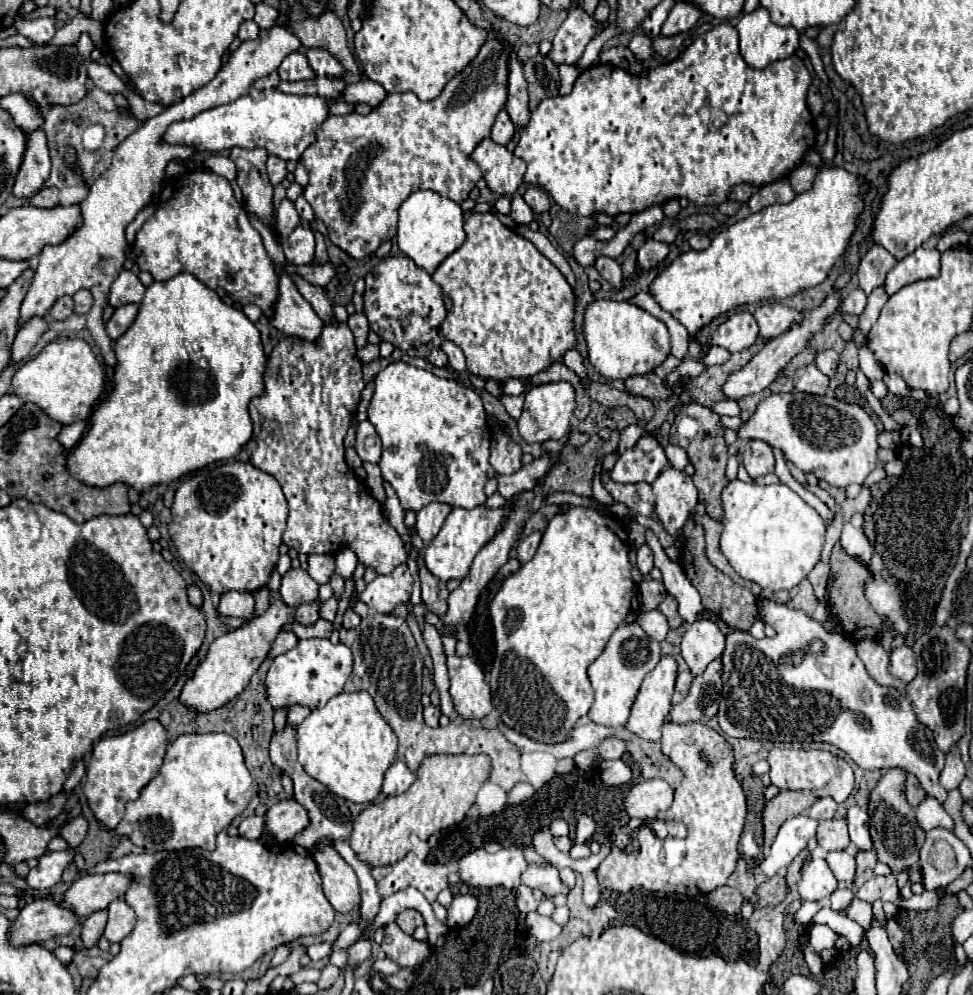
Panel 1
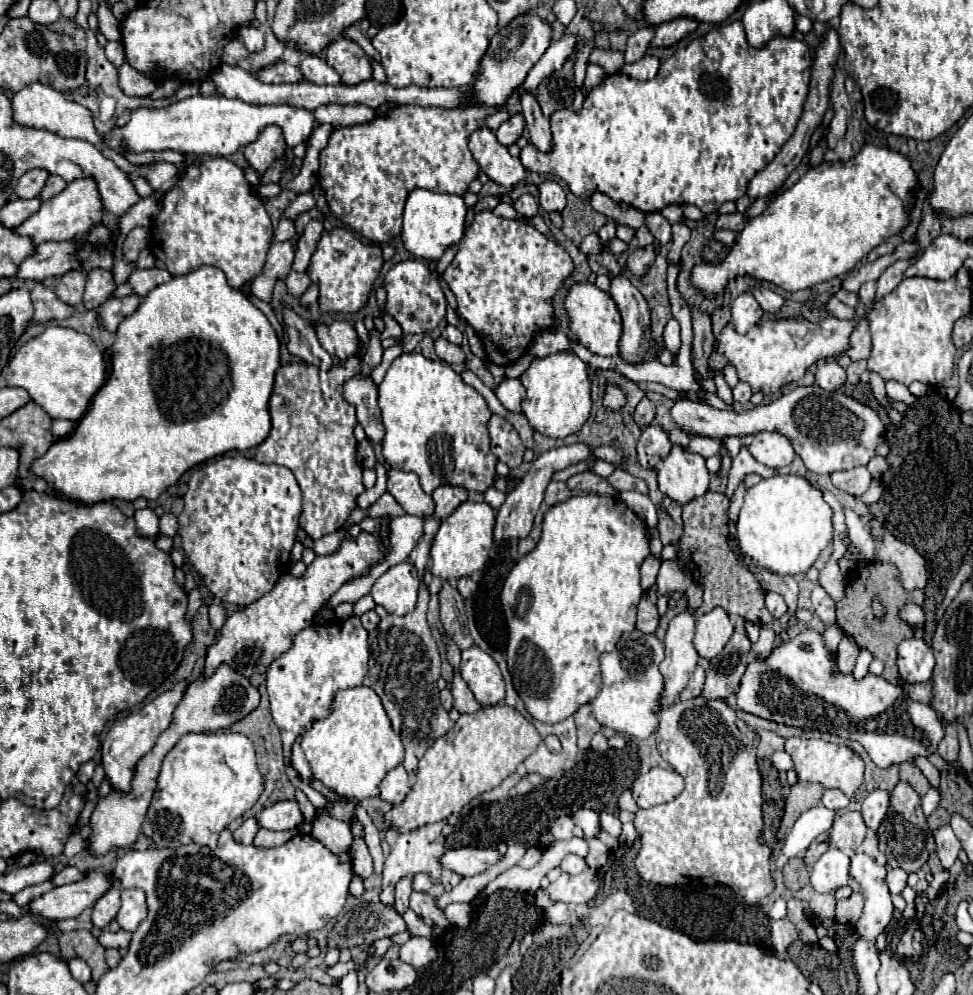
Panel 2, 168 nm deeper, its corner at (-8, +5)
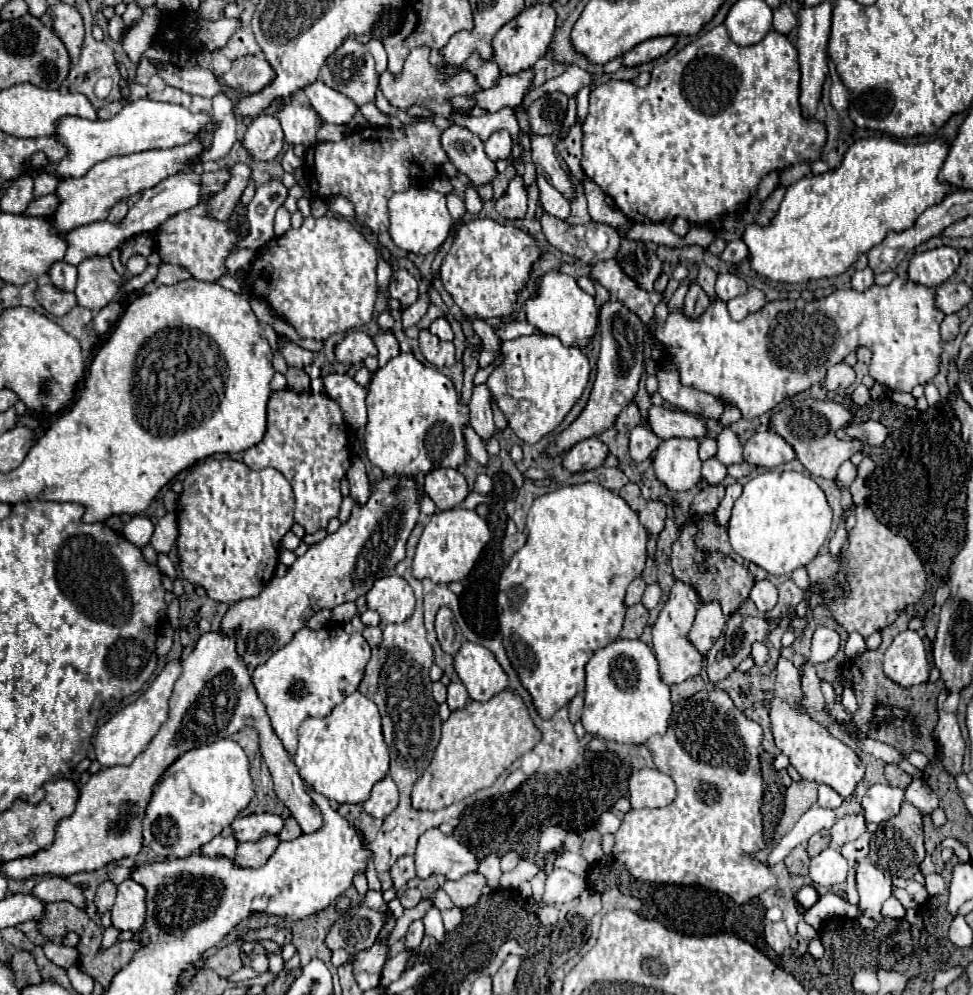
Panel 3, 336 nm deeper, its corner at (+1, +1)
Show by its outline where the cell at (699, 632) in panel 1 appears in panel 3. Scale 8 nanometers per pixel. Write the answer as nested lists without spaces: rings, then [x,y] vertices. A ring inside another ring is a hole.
[[[716,601],[714,603],[704,603],[696,613],[692,629],[688,631],[690,643],[702,655],[706,655],[710,651],[710,647],[714,645],[714,641],[722,635],[724,623],[726,623],[726,617],[722,615],[720,605]]]

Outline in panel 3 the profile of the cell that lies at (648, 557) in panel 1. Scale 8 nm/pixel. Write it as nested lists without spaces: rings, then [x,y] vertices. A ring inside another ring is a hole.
[[[636,577],[636,579],[634,579],[630,585],[628,585],[628,591],[626,591],[626,605],[630,607],[630,605],[640,603],[644,589],[646,589],[644,579],[642,579],[642,577]]]

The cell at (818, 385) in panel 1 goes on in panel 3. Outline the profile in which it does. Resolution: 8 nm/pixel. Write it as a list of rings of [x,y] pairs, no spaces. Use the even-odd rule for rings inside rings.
[[[836,363],[826,371],[826,377],[822,381],[822,387],[826,391],[840,391],[840,389],[848,389],[854,383],[856,375],[854,369],[846,363]]]

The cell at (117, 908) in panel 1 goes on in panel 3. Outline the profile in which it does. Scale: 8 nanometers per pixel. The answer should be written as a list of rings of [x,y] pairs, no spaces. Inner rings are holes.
[[[126,879],[118,885],[118,895],[116,895],[116,903],[112,907],[112,925],[120,931],[132,931],[138,933],[142,923],[144,923],[144,913],[146,913],[146,905],[144,905],[144,887],[138,885],[132,879]]]

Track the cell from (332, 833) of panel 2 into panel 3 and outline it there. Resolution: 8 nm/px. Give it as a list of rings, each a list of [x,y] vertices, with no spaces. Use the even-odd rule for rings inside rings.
[[[220,631],[206,633],[198,639],[192,653],[182,663],[182,675],[174,685],[170,697],[168,721],[152,737],[148,747],[128,767],[102,769],[90,777],[82,787],[76,811],[56,827],[54,845],[48,851],[40,851],[34,857],[14,859],[2,865],[6,877],[28,879],[32,875],[74,875],[80,871],[100,869],[116,859],[134,857],[142,847],[142,819],[144,809],[152,797],[152,787],[168,765],[172,765],[188,749],[210,745],[218,739],[230,737],[242,727],[254,727],[260,735],[260,751],[272,773],[278,799],[290,809],[298,821],[302,833],[310,835],[322,829],[324,821],[316,803],[306,793],[304,781],[290,755],[284,751],[280,739],[270,727],[266,707],[256,695],[248,667],[236,655],[234,637],[224,637]]]

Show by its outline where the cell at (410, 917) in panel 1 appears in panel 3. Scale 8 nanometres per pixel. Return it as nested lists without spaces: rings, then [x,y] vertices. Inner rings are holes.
[[[404,889],[402,893],[398,893],[398,899],[400,899],[404,909],[412,909],[412,907],[416,907],[420,903],[422,895],[420,895],[418,889]]]

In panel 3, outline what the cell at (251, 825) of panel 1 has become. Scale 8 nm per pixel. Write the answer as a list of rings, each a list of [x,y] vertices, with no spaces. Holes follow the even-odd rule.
[[[218,835],[202,847],[202,853],[210,855],[210,857],[230,857],[230,859],[234,859],[236,847],[238,847],[238,841],[236,841],[234,835],[230,835],[230,837]]]

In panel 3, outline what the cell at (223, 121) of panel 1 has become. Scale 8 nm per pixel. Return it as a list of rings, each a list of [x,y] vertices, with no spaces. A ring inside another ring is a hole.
[[[138,99],[138,101],[126,103],[122,107],[122,111],[108,121],[62,117],[58,123],[58,129],[56,129],[56,139],[68,147],[68,155],[60,163],[52,165],[46,161],[46,157],[42,153],[36,153],[32,157],[32,165],[42,167],[42,171],[52,173],[56,177],[82,177],[90,167],[94,167],[100,161],[110,159],[110,157],[186,145],[192,139],[196,139],[198,135],[210,135],[216,129],[218,129],[218,123],[206,111],[192,113],[184,105]]]

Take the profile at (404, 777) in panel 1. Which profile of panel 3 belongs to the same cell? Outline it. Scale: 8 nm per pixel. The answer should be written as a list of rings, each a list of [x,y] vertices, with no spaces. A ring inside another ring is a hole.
[[[386,775],[382,781],[378,781],[372,787],[370,799],[364,803],[364,809],[378,819],[384,819],[386,815],[390,815],[398,805],[398,787],[392,781],[390,775]]]

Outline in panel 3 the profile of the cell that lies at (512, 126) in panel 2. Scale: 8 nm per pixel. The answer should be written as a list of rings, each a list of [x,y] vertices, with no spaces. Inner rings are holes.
[[[498,131],[498,133],[492,133],[484,145],[486,145],[486,155],[492,161],[508,159],[512,151],[512,137],[506,131]]]

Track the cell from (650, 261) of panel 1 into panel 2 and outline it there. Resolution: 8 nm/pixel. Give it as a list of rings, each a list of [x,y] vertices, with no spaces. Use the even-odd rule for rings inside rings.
[[[651,245],[651,247],[645,247],[645,249],[637,249],[627,257],[627,269],[633,275],[643,277],[643,273],[647,273],[649,267],[653,265],[655,255],[657,255],[657,245]]]

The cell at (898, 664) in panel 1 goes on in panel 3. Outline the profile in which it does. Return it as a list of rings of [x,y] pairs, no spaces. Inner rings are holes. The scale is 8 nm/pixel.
[[[904,631],[894,637],[884,653],[884,673],[902,687],[912,687],[928,681],[930,665],[926,649],[916,631]]]

